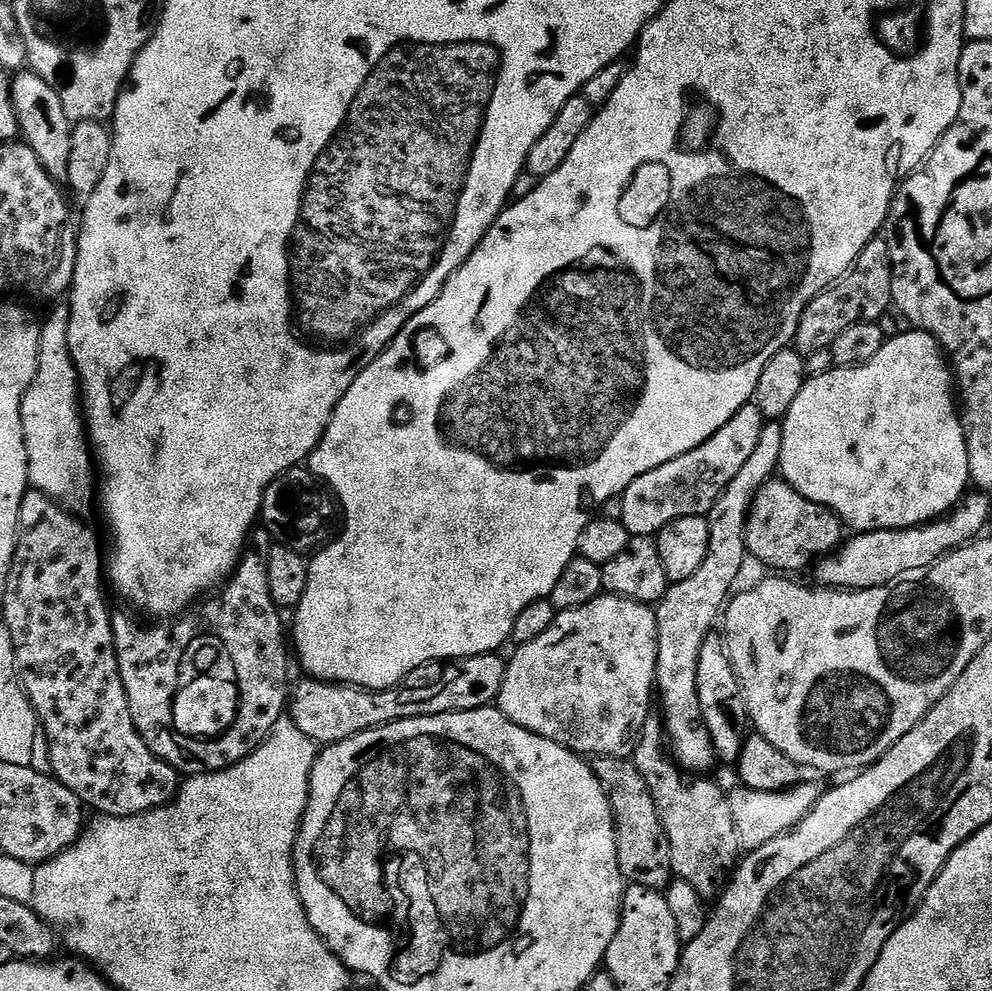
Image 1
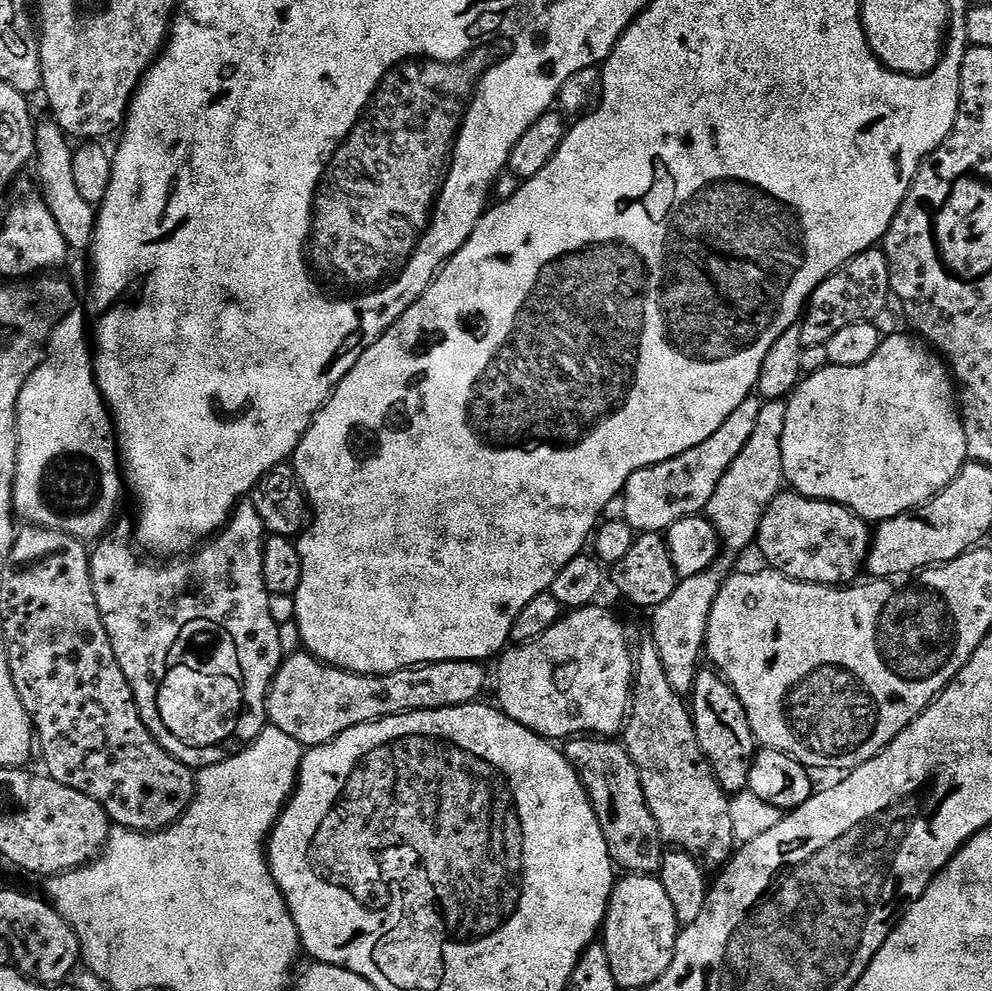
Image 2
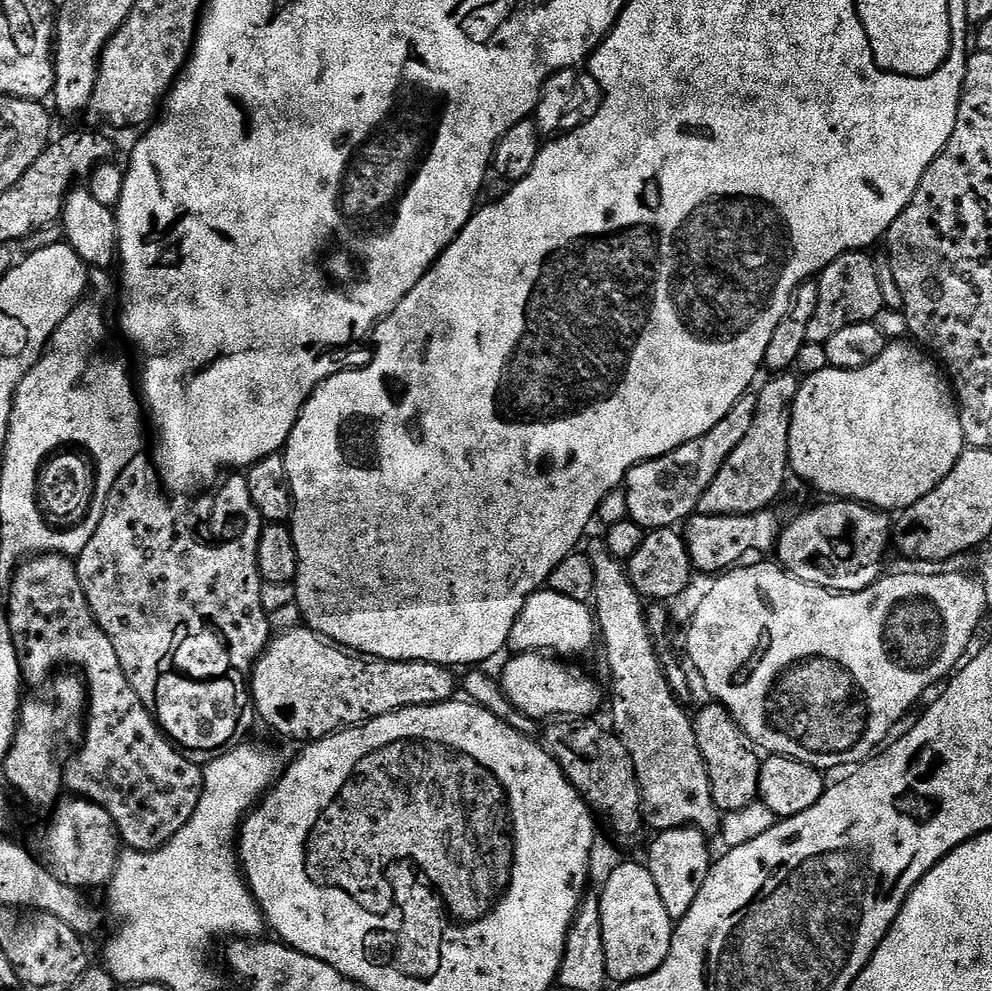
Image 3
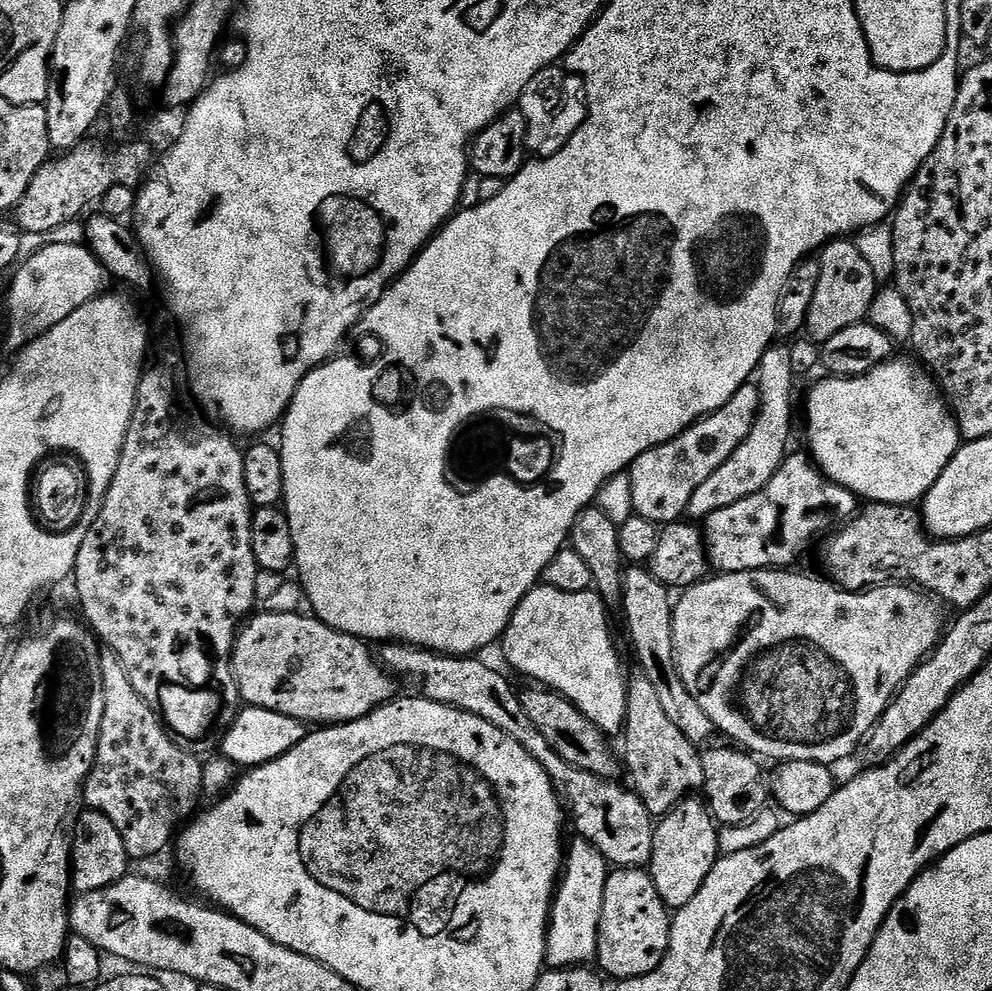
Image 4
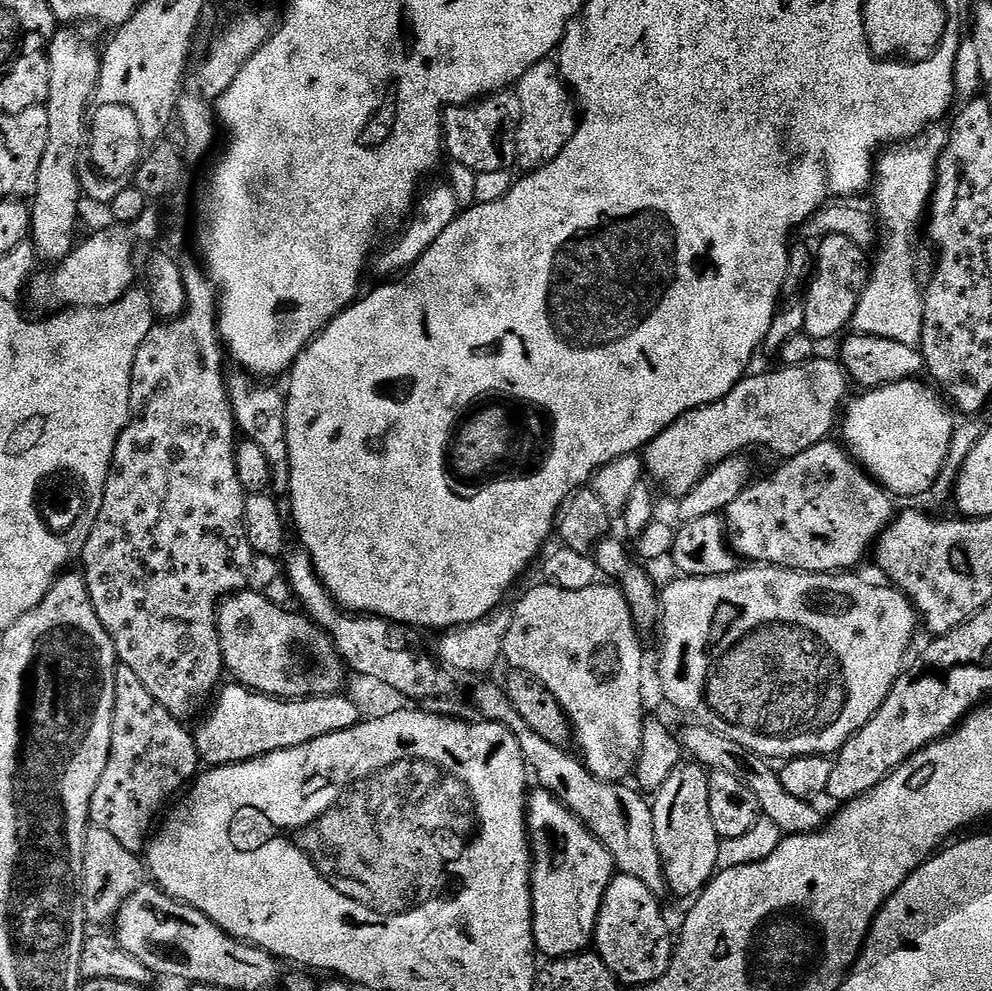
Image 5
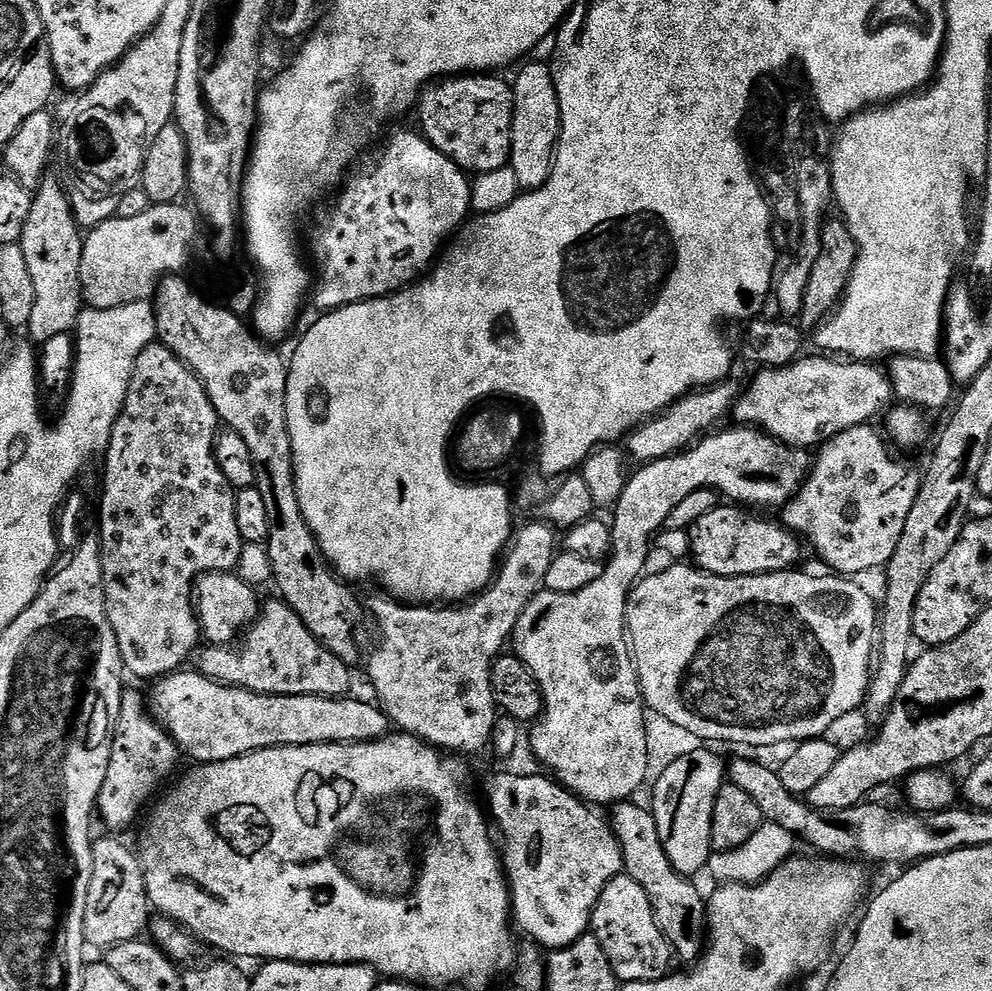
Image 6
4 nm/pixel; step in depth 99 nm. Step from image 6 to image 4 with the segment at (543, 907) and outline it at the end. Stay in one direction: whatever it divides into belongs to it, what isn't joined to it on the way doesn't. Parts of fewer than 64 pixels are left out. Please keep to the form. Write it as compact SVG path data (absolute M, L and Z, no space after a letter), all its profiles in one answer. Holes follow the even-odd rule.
M576 838L573 844L567 845L566 859L562 865L562 875L548 922L548 968L588 966L596 960L609 871L608 861L589 840Z

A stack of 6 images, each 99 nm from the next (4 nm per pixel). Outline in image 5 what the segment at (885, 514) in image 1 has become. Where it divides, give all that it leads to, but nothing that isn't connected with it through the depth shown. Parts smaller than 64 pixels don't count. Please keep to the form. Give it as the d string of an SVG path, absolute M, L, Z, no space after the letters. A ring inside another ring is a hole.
M923 379L899 380L881 388L870 388L861 391L861 396L853 395L847 401L842 412L842 428L844 424L843 443L849 452L856 457L872 479L892 493L893 497L920 496L929 491L938 478L942 466L948 457L954 412L946 403L945 397L935 387L923 384Z

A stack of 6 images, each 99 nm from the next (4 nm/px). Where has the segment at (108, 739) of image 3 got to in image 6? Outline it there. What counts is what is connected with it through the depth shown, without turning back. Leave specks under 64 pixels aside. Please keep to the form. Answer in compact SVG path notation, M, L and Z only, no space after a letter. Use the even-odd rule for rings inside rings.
M132 686L125 687L122 694L122 706L116 715L116 729L112 732L110 767L106 769L106 779L102 781L102 790L98 790L98 798L96 799L96 812L99 819L100 816L104 819L104 824L108 827L105 829L116 830L112 828L130 827L139 818L140 811L144 807L147 809L153 803L152 795L156 791L159 793L165 787L163 784L168 779L170 779L169 781L173 779L172 771L179 766L180 760L182 761L180 747L176 744L172 735L150 711L150 704L146 699L145 693L143 696L136 688L132 688Z

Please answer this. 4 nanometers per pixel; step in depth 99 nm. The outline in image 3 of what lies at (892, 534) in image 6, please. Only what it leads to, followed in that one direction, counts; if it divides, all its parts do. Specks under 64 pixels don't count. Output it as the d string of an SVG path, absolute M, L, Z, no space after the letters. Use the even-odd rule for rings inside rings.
M765 510L745 516L689 516L682 531L693 569L697 573L723 574L737 567L747 552L771 553L780 540L782 527L782 520L774 513L775 511Z

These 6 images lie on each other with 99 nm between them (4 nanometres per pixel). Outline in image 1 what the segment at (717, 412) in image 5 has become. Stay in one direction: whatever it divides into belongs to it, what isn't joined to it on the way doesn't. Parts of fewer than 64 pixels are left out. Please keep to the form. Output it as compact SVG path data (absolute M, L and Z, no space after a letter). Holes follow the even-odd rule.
M754 402L742 406L722 430L718 430L702 446L642 474L642 478L634 478L624 491L622 502L622 518L631 536L651 536L661 532L667 524L678 518L691 516L707 517L712 507L718 502L720 495L734 482L734 474L746 466L750 454L758 450L758 438L762 438L765 426L763 414Z

